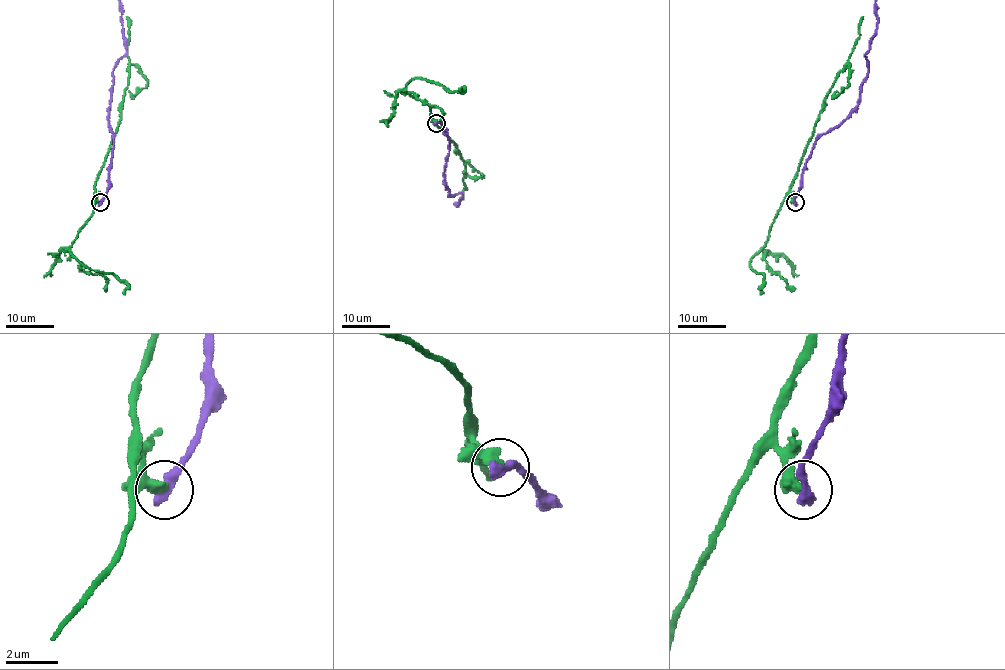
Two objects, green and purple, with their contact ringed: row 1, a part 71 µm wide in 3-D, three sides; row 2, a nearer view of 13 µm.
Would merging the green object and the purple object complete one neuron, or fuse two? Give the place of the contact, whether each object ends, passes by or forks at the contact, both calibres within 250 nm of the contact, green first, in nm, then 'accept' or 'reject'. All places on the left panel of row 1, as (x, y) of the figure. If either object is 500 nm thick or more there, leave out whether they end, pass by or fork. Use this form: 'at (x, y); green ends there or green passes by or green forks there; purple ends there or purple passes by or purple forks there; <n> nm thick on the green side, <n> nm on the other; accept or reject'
at (100, 202); green ends there; purple ends there; 400 nm thick on the green side, 480 nm on the other; reject

